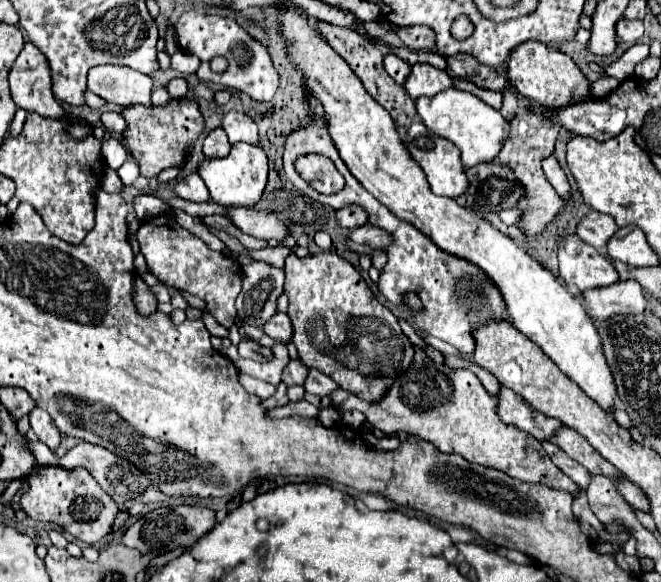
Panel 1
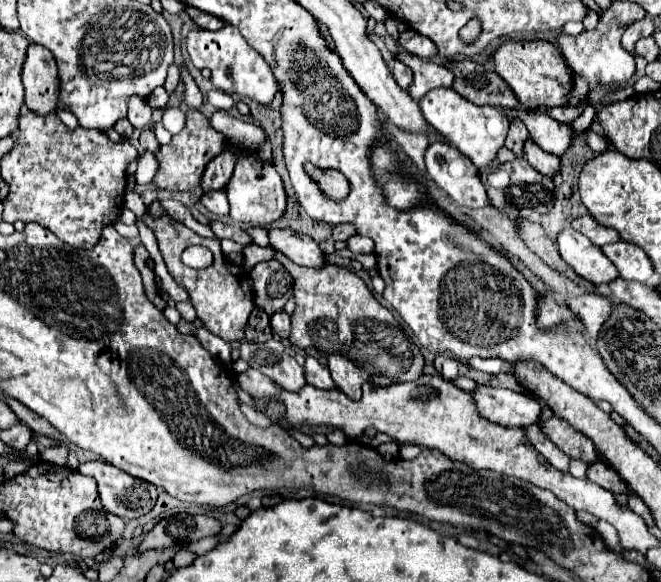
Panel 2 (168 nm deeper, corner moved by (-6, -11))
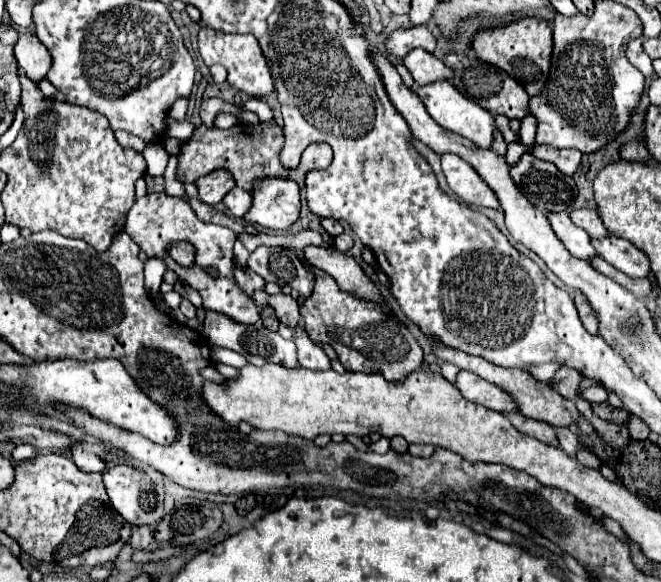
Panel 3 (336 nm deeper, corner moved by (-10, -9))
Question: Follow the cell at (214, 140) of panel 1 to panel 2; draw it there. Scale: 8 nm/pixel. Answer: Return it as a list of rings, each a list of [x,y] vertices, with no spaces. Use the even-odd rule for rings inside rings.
[[[228,147],[228,151],[224,151],[224,155],[218,155],[204,171],[202,175],[202,191],[210,193],[210,191],[218,191],[224,189],[232,177],[236,165],[236,149]]]

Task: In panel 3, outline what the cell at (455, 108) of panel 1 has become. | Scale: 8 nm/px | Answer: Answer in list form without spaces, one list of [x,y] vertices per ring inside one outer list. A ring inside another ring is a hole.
[[[436,81],[436,83],[424,85],[424,87],[420,87],[416,93],[418,93],[418,97],[424,101],[428,115],[430,115],[438,125],[442,125],[444,129],[454,131],[454,133],[458,133],[458,135],[470,139],[470,141],[472,141],[474,145],[478,145],[480,149],[490,149],[490,145],[492,145],[492,141],[494,141],[494,131],[496,131],[494,115],[488,113],[486,109],[482,109],[480,105],[476,105],[474,101],[466,99],[450,81]]]

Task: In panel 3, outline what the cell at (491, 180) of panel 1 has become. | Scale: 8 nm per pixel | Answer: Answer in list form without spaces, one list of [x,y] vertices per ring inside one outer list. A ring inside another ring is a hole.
[[[530,153],[510,167],[510,177],[526,195],[526,199],[542,211],[568,211],[576,199],[576,185],[556,165],[542,161]]]

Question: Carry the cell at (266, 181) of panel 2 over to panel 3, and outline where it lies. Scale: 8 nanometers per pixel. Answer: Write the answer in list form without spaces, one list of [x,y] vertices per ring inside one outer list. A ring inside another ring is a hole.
[[[268,177],[268,181],[256,181],[256,189],[252,189],[252,207],[244,219],[256,227],[284,231],[298,219],[298,215],[298,185],[292,179]]]

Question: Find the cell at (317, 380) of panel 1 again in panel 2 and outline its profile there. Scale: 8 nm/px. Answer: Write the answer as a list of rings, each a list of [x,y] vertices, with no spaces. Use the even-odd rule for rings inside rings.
[[[306,355],[306,363],[304,363],[304,375],[306,375],[306,383],[320,387],[320,389],[332,389],[334,381],[330,377],[330,371],[326,365],[322,365],[316,357]]]

